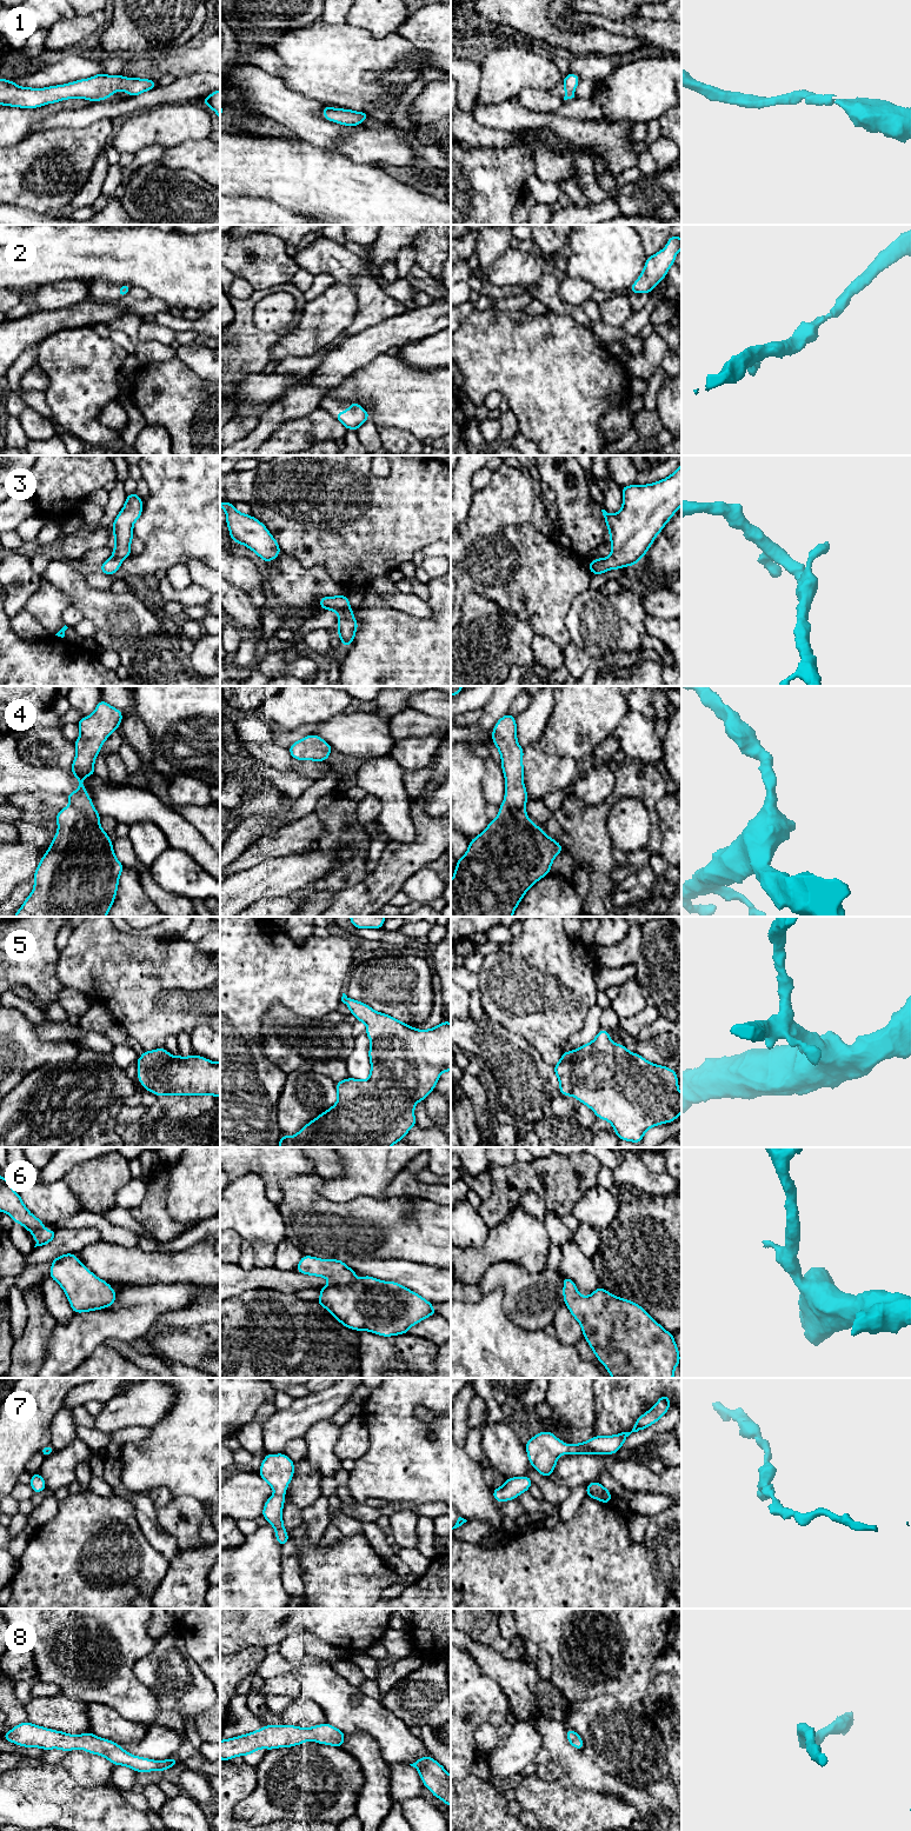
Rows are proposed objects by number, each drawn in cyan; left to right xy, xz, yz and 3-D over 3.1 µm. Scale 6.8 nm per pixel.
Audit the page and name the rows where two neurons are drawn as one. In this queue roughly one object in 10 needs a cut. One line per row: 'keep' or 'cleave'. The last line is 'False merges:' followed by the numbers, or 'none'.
1: keep
2: keep
3: keep
4: keep
5: keep
6: keep
7: keep
8: keep
False merges: none

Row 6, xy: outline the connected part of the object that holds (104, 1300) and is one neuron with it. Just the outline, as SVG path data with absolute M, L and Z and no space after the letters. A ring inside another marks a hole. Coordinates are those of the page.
M75 1253L53 1259L49 1277L62 1287L73 1313L102 1310L115 1303L112 1286L88 1271Z

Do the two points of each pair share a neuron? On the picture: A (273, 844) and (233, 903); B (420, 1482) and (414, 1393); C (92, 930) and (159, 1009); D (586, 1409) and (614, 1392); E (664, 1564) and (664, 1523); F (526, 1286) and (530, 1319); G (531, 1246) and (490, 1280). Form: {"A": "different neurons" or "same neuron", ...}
{"A": "different neurons", "B": "same neuron", "C": "same neuron", "D": "different neurons", "E": "same neuron", "F": "same neuron", "G": "different neurons"}

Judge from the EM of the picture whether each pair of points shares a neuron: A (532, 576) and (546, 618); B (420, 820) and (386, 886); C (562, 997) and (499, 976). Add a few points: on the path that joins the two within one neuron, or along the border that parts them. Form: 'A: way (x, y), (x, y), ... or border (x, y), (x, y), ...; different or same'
A: way (539, 586), (545, 607); same
B: way (421, 837), (421, 844), (396, 870); same
C: way (546, 986), (523, 985), (514, 981); same

